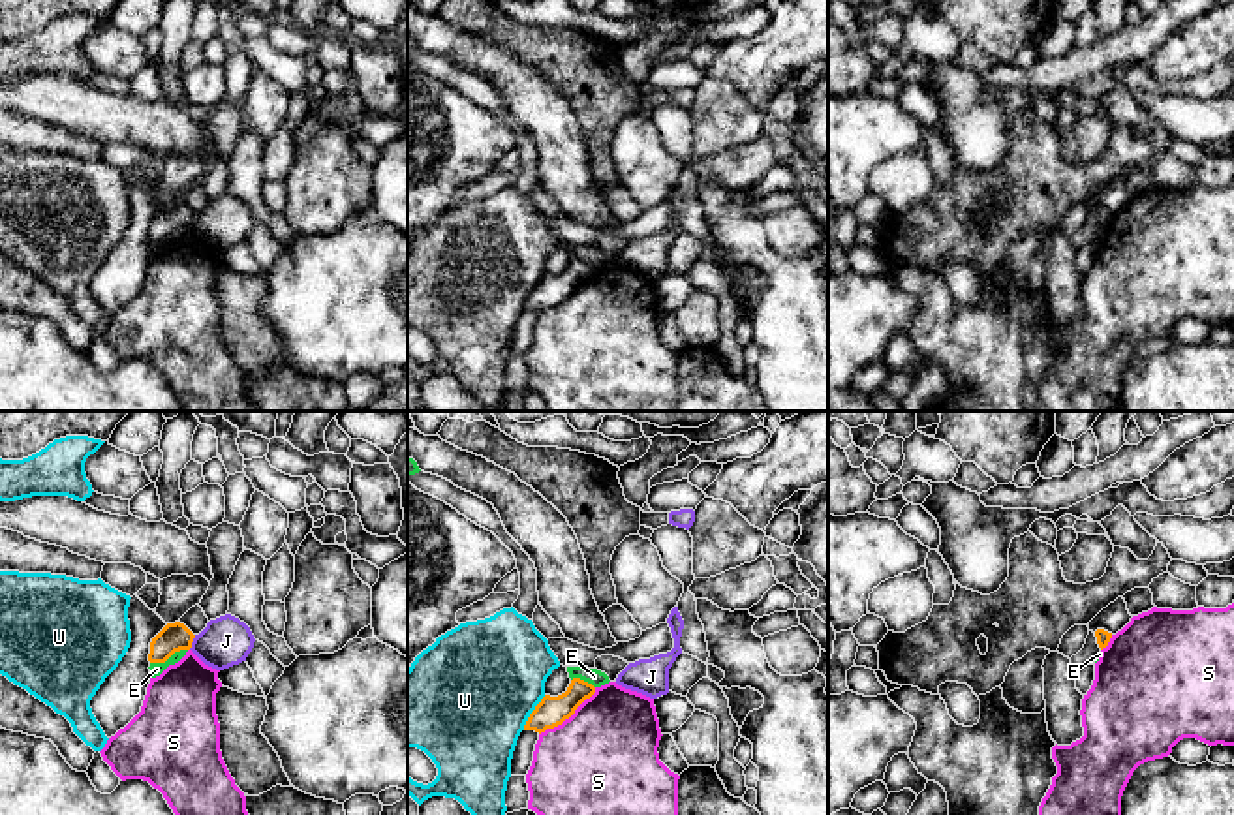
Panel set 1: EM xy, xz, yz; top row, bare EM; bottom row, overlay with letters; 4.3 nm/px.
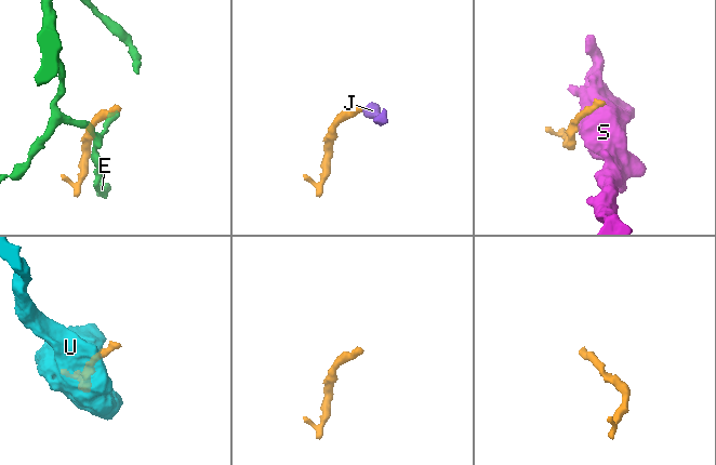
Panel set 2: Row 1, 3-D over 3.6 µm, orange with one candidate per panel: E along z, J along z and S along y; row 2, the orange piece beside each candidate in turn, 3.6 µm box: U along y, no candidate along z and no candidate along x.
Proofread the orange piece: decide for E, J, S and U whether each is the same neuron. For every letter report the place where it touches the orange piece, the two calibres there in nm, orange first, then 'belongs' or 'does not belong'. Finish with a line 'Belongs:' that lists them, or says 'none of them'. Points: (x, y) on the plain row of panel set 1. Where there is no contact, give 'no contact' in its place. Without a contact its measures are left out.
E: xy (168, 237) | 120/60 nm | does not belong
J: xy (192, 220) | 120/220 nm | does not belong
S: xz (568, 297) | 130/500 nm | does not belong
U: xz (532, 292) | 130/500 nm | does not belong
Belongs: none of them

